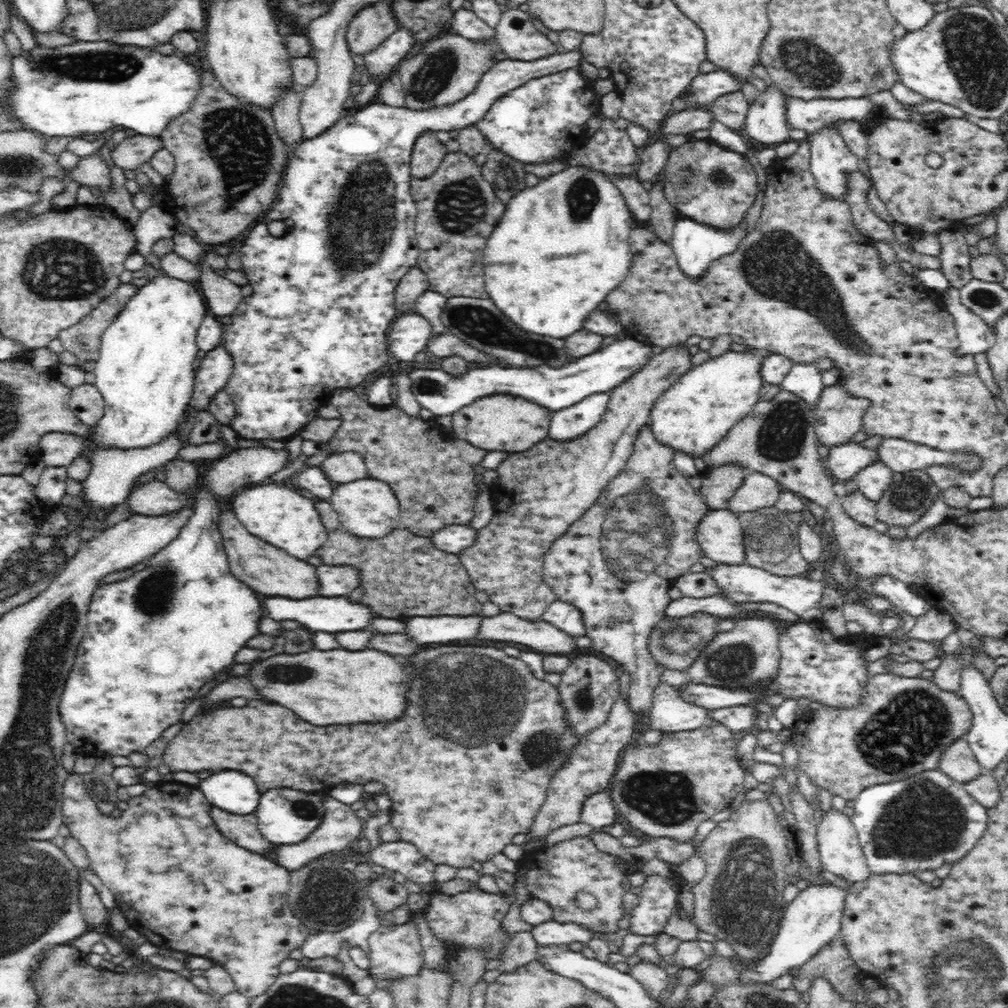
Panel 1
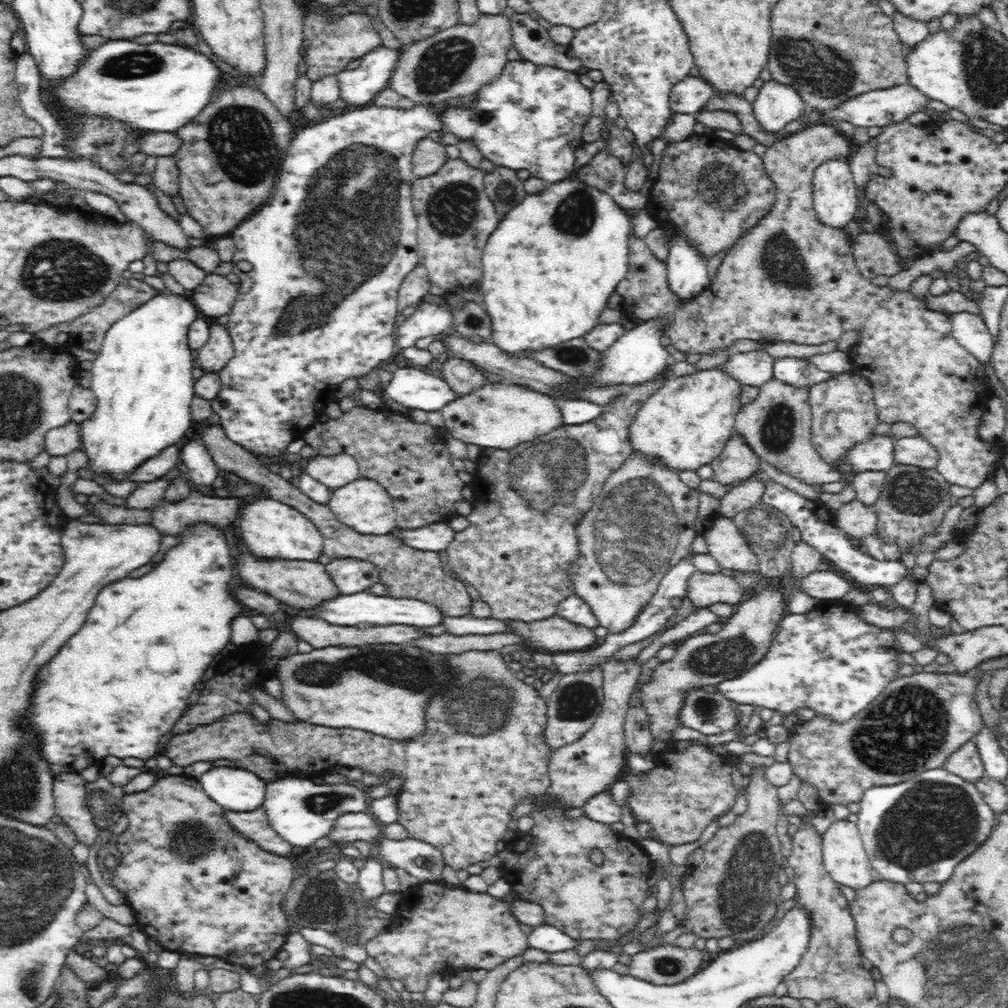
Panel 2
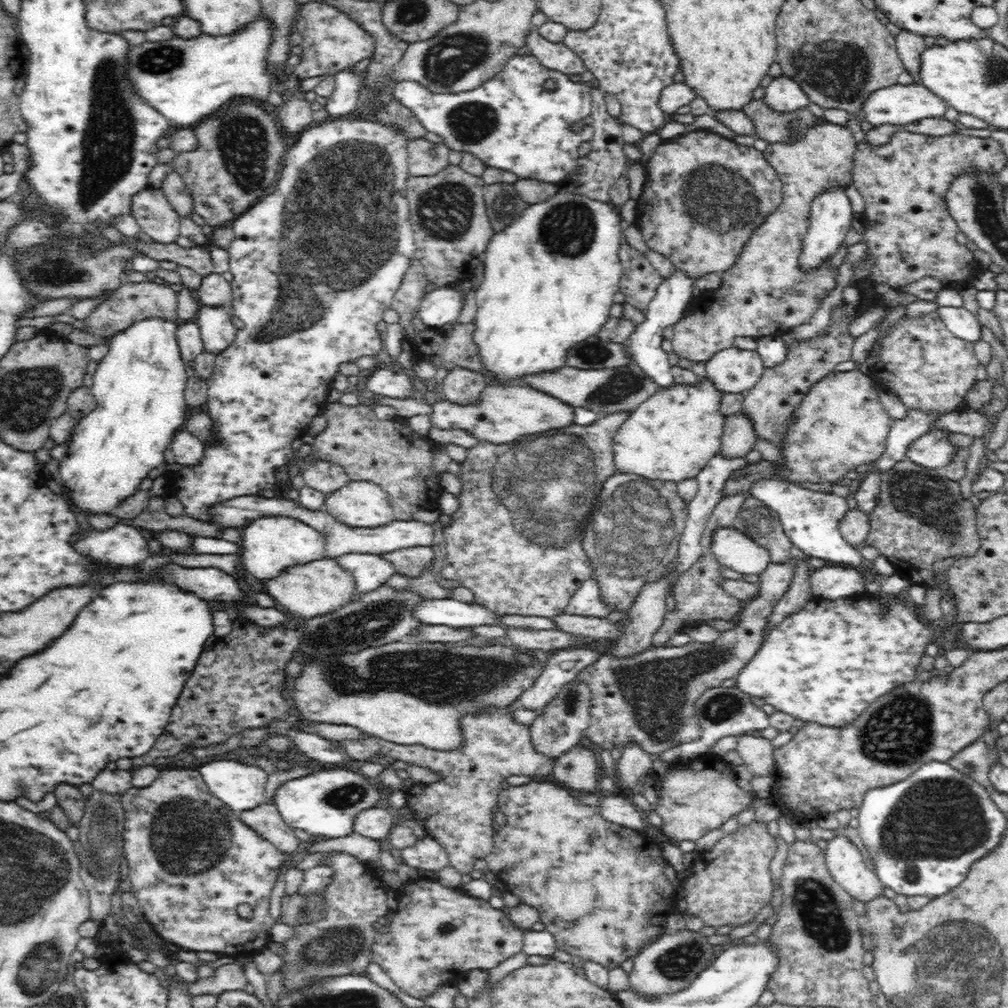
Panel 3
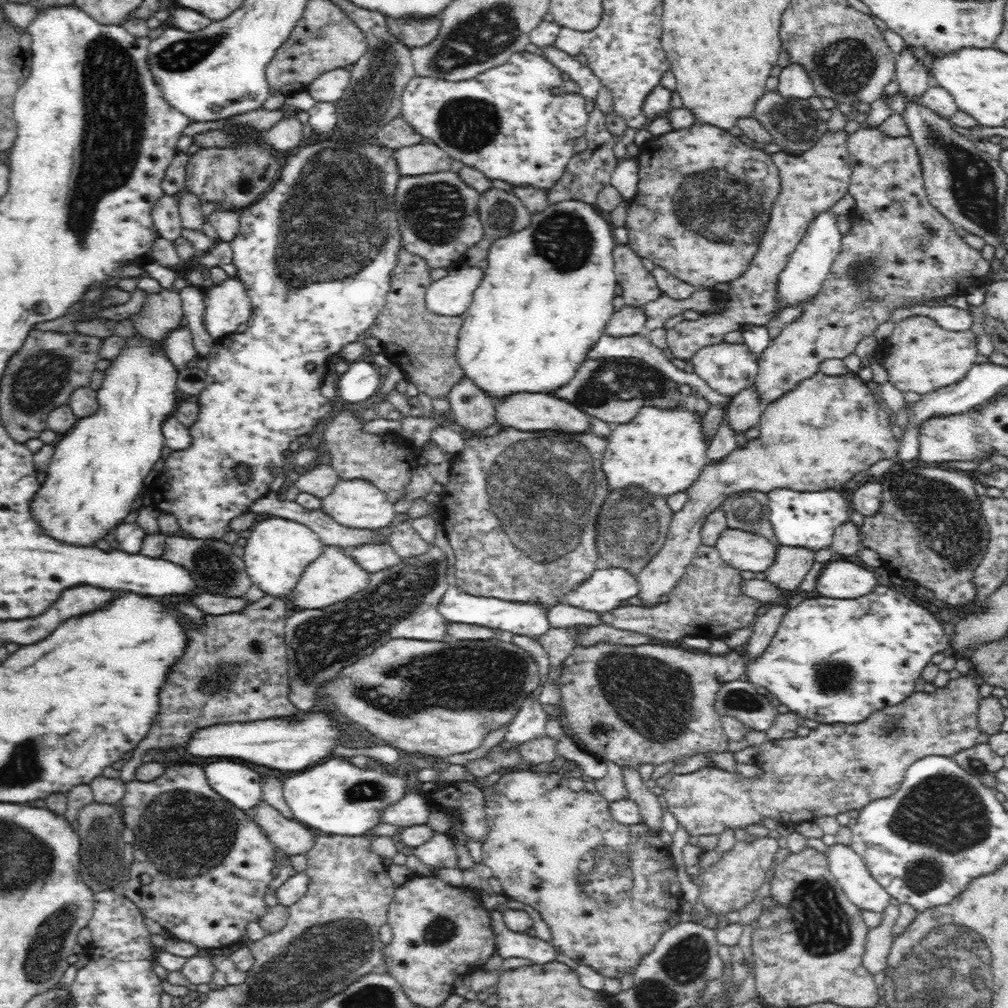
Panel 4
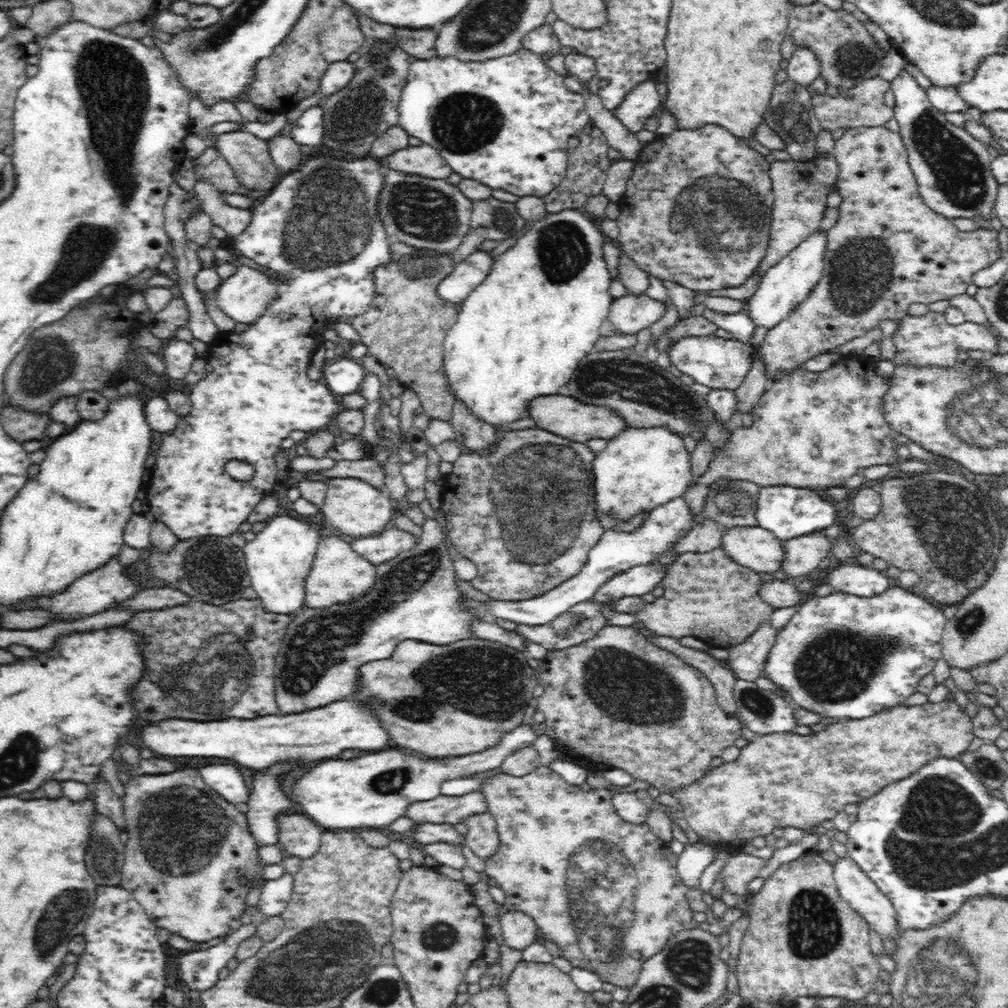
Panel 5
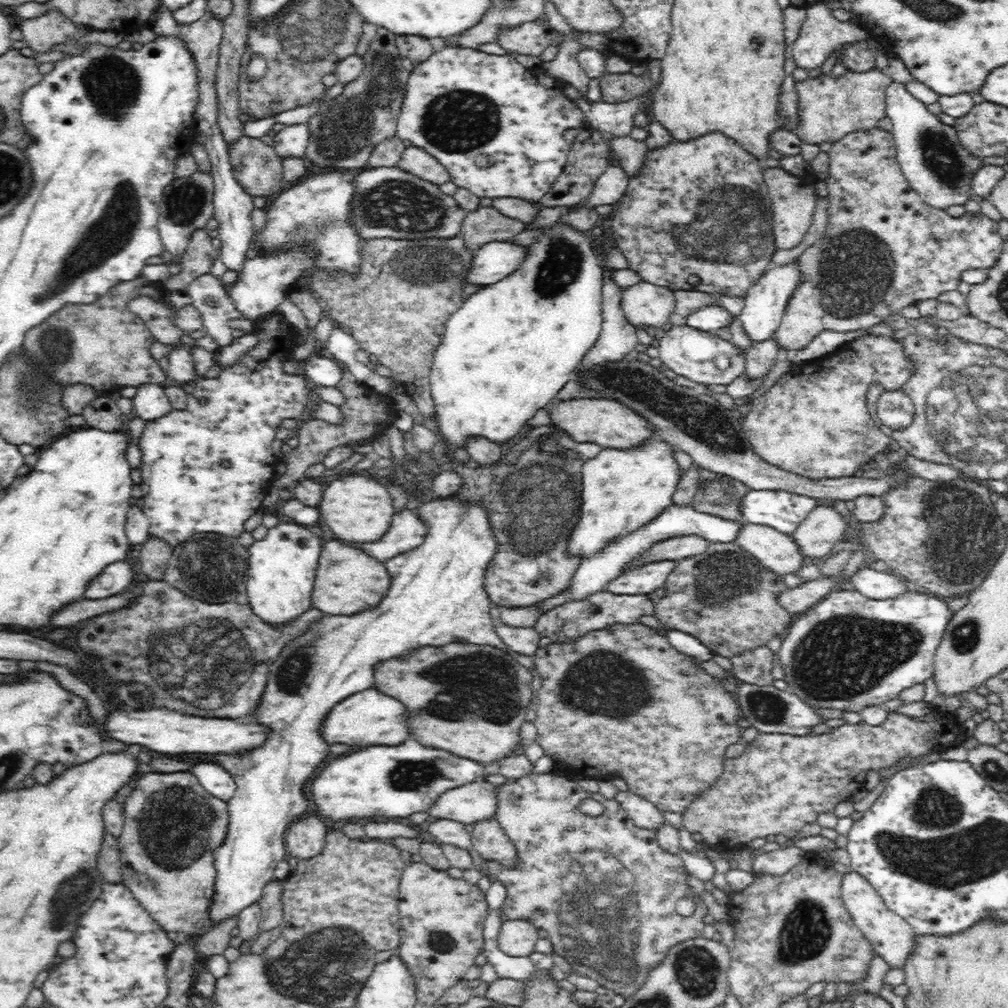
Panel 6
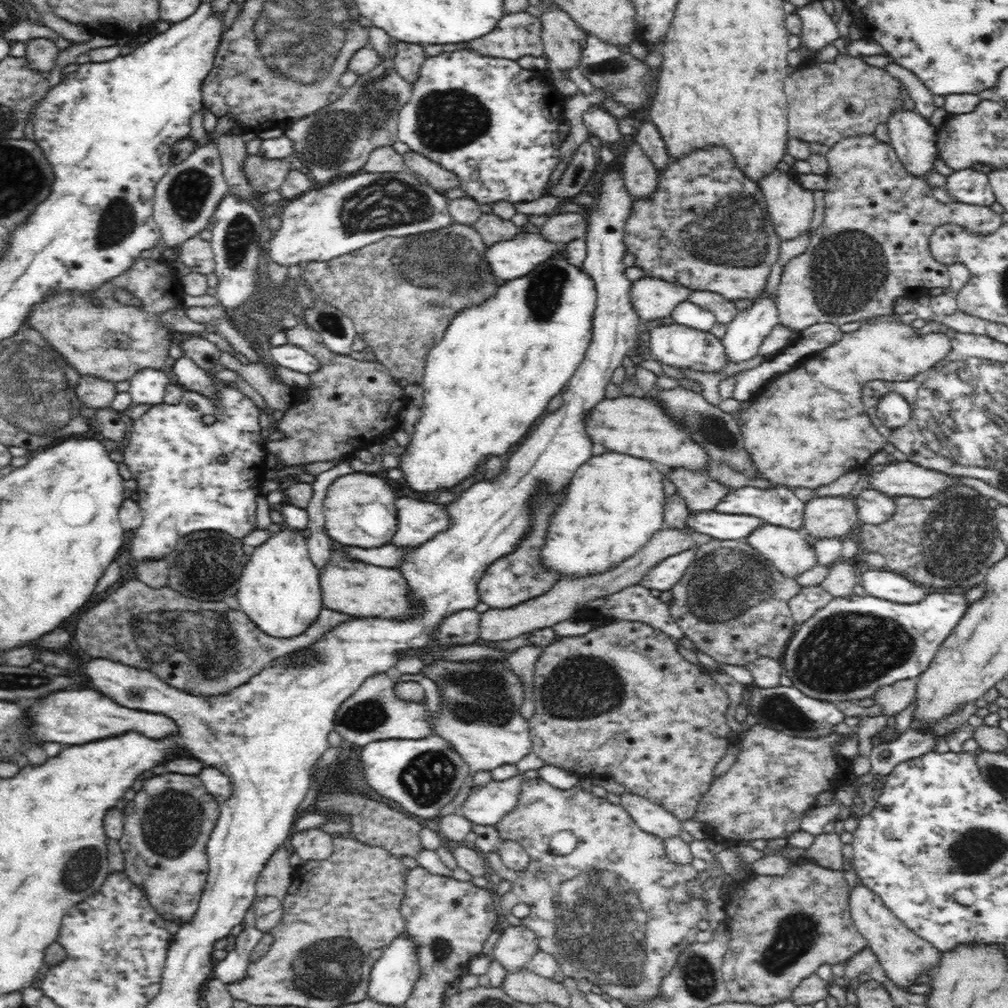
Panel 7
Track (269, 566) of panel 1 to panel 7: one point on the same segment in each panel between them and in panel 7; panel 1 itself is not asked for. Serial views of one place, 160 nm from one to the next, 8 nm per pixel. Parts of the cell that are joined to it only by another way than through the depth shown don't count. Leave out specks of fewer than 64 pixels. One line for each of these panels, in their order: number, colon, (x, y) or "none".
2: (304, 585)
3: (310, 590)
4: (334, 576)
5: (339, 574)
6: (347, 580)
7: (360, 589)

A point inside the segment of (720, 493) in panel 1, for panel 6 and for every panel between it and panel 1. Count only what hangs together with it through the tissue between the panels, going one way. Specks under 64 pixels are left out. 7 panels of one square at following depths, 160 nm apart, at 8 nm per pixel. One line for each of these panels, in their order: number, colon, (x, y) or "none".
2: (737, 461)
3: (739, 436)
4: (744, 410)
5: (748, 394)
6: (759, 357)

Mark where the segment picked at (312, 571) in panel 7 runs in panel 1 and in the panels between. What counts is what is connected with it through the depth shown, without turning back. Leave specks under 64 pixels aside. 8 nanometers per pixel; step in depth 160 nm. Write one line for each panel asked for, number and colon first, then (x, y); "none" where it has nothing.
1: (276, 513)
2: (273, 530)
3: (272, 544)
4: (278, 550)
5: (278, 560)
6: (282, 566)

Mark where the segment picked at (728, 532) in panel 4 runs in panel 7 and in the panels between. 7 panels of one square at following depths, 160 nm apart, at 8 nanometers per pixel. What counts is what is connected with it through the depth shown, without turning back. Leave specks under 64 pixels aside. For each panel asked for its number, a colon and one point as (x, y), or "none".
5: (754, 547)
6: (776, 551)
7: (787, 549)

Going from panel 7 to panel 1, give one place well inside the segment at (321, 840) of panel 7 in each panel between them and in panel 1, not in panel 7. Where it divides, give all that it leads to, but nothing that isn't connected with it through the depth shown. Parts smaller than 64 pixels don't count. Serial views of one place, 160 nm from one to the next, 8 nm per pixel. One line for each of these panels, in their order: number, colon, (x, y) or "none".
1: (242, 829)
2: (253, 825)
3: (265, 819)
4: (293, 837)
5: (298, 835)
6: (304, 839)

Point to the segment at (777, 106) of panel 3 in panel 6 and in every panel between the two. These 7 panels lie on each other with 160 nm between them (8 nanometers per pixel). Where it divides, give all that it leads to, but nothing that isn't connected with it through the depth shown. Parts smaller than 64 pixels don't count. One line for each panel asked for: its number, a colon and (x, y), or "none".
4: (795, 81)
5: (803, 68)
6: (820, 30)

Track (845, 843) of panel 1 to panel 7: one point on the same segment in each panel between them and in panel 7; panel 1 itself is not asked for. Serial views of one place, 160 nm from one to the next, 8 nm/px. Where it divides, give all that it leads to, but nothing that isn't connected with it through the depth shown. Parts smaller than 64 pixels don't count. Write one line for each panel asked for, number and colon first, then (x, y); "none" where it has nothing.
2: (845, 858)
3: (845, 863)
4: (848, 868)
5: (861, 893)
6: (891, 937)
7: (904, 956)

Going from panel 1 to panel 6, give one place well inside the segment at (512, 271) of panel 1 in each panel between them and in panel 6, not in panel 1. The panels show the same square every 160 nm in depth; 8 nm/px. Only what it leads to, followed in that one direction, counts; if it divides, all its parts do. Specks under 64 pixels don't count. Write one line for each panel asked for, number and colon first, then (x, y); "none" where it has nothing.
2: (549, 269)
3: (549, 283)
4: (545, 299)
5: (511, 342)
6: (509, 350)

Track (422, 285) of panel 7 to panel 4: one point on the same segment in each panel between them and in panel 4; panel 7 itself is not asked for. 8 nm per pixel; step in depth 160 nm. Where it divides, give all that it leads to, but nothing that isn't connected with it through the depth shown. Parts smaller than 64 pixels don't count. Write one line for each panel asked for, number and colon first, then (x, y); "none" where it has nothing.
4: (421, 343)
5: (405, 328)
6: (397, 308)

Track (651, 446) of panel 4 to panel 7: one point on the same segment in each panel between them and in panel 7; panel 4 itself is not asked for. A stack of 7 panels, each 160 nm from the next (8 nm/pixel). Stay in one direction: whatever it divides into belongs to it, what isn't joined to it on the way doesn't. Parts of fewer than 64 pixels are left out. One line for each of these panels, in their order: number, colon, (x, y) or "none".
5: (640, 469)
6: (623, 490)
7: (614, 503)

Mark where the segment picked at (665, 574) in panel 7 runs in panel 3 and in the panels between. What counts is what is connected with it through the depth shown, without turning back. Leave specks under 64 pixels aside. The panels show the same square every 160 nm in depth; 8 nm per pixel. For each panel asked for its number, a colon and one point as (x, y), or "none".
3: (585, 601)
4: (605, 590)
5: (636, 581)
6: (649, 577)

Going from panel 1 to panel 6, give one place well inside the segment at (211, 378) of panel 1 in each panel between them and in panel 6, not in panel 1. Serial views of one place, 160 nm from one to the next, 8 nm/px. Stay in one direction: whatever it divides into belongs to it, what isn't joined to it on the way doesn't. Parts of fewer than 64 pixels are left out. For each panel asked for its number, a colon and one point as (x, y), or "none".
2: (214, 355)
3: (215, 323)
4: (227, 304)
5: (244, 296)
6: (262, 285)

